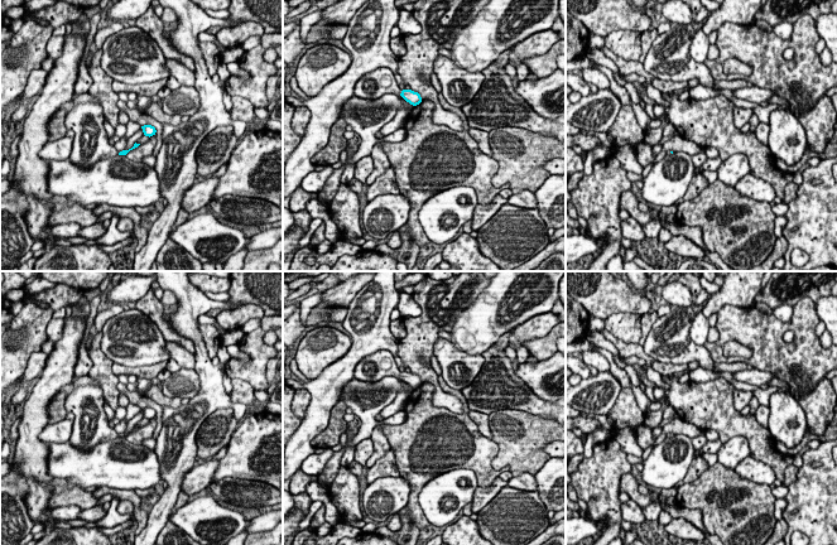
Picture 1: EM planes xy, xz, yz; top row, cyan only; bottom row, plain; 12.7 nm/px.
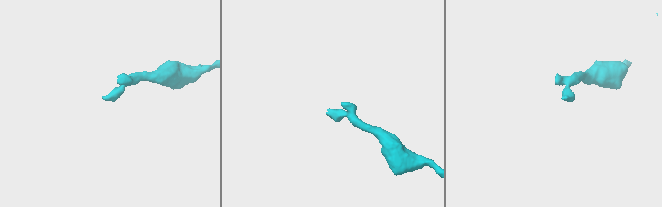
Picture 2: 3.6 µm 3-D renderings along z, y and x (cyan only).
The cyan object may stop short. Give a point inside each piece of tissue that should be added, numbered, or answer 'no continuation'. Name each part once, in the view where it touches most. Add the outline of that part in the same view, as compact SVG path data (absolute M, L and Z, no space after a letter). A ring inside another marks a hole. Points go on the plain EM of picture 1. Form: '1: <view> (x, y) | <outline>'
1: xz (371, 369) | M380 349L364 357L355 367L353 377L365 382L377 382L379 380L401 373L391 352Z

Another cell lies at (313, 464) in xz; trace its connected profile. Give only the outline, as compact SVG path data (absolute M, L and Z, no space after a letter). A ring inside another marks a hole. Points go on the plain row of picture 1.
M326 448L321 454L311 454L303 460L300 469L308 476L318 477L323 472L332 454L333 450L331 448Z

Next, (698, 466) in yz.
M702 455L697 457L696 459L693 459L687 476L683 478L683 481L680 483L677 484L677 487L684 484L684 483L691 483L693 481L696 481L703 472L706 472L708 469L708 464L707 462L703 459Z

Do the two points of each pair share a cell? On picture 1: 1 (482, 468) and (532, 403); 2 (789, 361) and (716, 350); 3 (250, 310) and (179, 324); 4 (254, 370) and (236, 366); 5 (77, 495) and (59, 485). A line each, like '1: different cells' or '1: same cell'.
1: different cells
2: same cell
3: different cells
4: same cell
5: same cell

